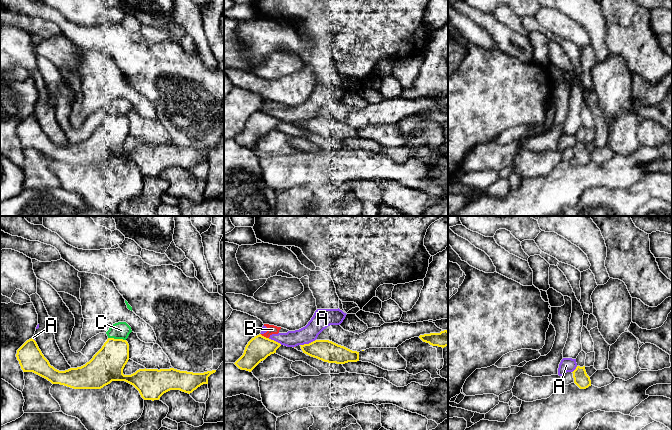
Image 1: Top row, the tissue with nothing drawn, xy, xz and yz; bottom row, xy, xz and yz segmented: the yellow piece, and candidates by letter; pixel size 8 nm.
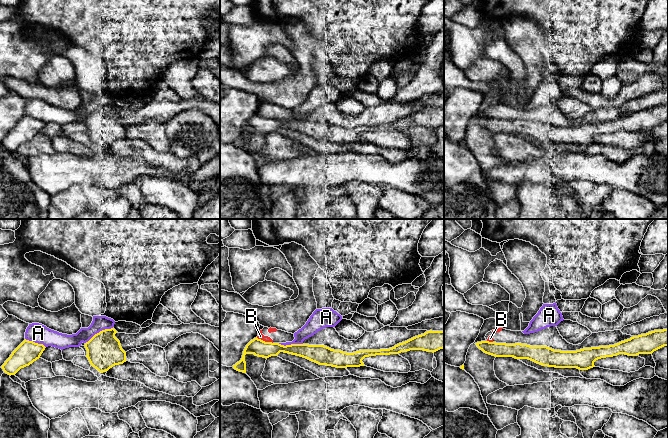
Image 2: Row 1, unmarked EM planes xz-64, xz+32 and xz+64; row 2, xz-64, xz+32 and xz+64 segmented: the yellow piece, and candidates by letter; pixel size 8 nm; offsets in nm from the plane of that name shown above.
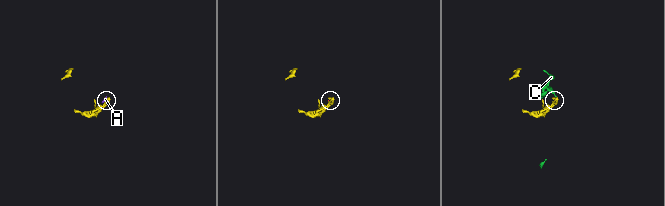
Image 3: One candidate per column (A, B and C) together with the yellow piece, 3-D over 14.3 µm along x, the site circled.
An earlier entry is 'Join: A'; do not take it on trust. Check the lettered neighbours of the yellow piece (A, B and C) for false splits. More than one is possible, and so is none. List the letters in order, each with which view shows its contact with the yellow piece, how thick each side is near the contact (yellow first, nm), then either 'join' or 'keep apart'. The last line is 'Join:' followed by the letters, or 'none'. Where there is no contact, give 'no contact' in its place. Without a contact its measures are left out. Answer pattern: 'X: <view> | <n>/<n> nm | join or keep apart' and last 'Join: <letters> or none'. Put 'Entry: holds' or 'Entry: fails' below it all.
A: xz | 170/160 nm | join
B: xz | 190/70 nm | keep apart
C: xy | 260/140 nm | keep apart
Join: A
Entry: holds

